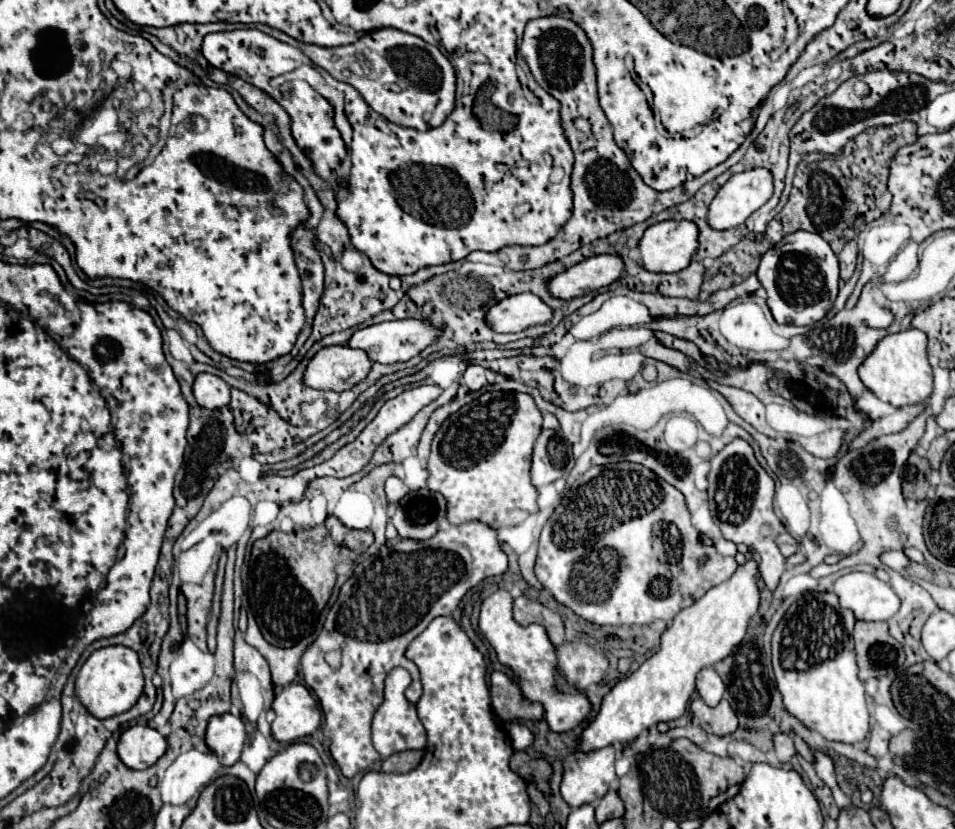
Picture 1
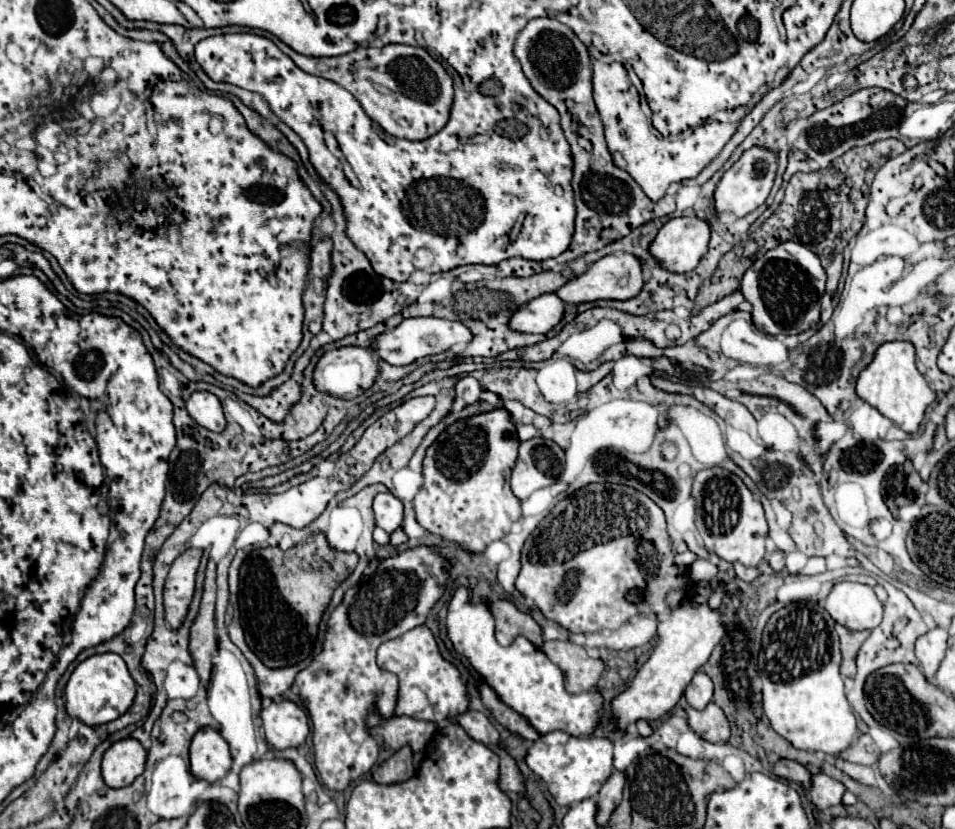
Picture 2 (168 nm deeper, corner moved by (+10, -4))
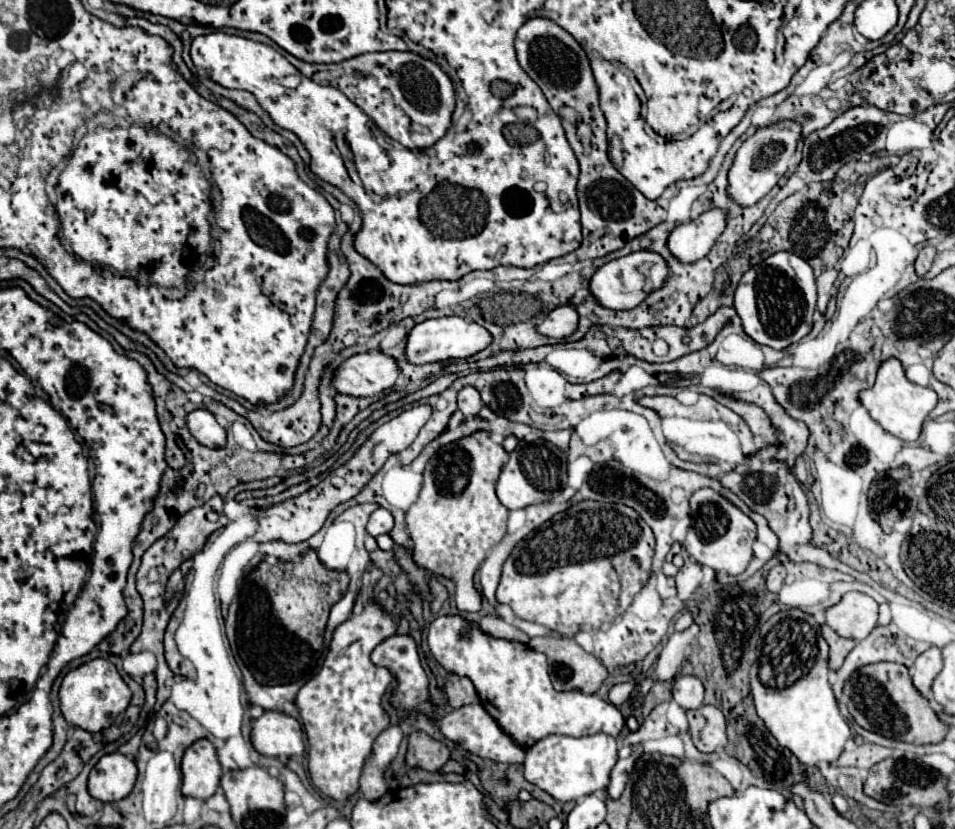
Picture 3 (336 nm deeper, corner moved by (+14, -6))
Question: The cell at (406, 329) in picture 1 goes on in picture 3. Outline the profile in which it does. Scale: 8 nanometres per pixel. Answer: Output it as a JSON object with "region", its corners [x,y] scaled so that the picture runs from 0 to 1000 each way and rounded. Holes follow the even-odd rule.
{"region":[[[484,382],[448,385],[444,390],[434,392],[434,397],[429,399],[427,416],[425,416],[425,431],[429,438],[436,438],[436,440],[467,435],[467,433],[486,433],[486,431],[498,428],[511,416],[513,416],[513,402],[496,387],[488,387]]]}

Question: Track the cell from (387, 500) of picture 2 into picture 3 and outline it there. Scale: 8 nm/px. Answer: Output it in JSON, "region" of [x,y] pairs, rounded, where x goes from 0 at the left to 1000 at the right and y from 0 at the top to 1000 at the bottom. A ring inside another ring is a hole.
{"region":[[[394,614],[390,621],[387,621],[387,628],[385,628],[385,633],[383,633],[383,641],[385,641],[385,645],[390,645],[390,648],[396,648],[396,645],[400,645],[400,643],[406,643],[408,638],[410,638],[410,633],[413,633],[413,626],[410,626],[410,621],[408,621],[408,616],[404,616],[404,614]]]}

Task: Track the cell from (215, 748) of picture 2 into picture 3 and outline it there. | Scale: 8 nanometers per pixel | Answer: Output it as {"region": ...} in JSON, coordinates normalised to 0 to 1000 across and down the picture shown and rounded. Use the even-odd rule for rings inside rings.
{"region":[[[218,891],[201,896],[191,913],[191,959],[216,966],[230,949],[232,925]]]}

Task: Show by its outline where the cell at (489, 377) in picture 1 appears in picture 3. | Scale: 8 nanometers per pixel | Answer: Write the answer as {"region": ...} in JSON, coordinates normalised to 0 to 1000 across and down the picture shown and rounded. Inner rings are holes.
{"region":[[[486,467],[480,474],[480,493],[484,496],[486,503],[501,503],[505,491],[507,491],[507,486],[496,467]]]}

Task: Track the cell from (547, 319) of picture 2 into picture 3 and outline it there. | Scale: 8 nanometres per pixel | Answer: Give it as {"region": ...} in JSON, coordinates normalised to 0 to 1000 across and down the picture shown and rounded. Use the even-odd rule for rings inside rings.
{"region":[[[588,368],[578,378],[574,378],[561,397],[572,407],[582,407],[582,409],[597,407],[605,397],[605,375],[597,368]]]}

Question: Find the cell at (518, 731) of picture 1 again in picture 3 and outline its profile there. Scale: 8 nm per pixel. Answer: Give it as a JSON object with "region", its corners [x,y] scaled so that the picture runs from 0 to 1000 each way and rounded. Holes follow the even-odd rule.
{"region":[[[635,884],[616,887],[616,889],[593,889],[593,887],[574,887],[551,906],[549,937],[561,949],[576,957],[582,966],[593,969],[618,957],[630,954],[639,945],[639,930],[647,918],[645,891]]]}

